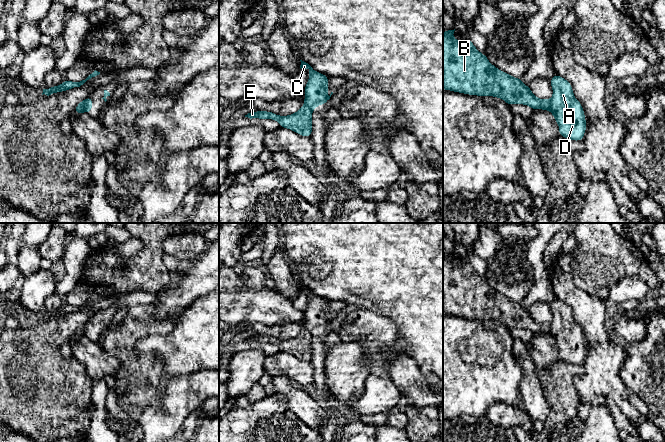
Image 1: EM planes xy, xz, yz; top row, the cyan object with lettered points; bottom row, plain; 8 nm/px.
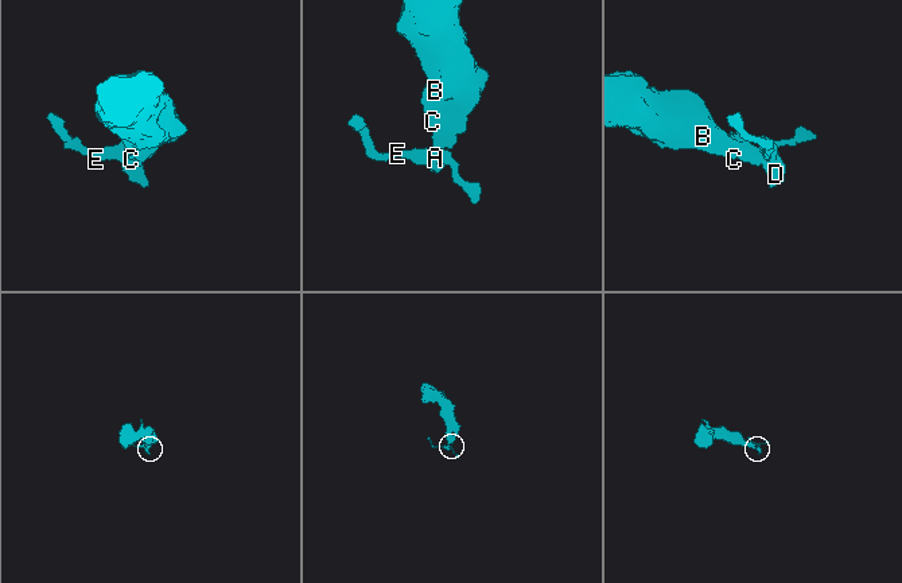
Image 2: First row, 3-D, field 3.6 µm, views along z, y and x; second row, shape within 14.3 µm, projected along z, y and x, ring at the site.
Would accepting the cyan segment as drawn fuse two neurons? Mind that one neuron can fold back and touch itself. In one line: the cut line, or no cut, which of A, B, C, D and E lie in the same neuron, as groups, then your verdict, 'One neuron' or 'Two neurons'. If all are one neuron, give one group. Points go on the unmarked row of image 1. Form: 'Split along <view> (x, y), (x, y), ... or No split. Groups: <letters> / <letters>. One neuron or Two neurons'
Split along xy (85, 323), (84, 335). Groups: A D E / B C. Two neurons

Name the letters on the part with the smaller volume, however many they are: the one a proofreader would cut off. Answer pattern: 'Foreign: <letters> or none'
Foreign: A, D, E

